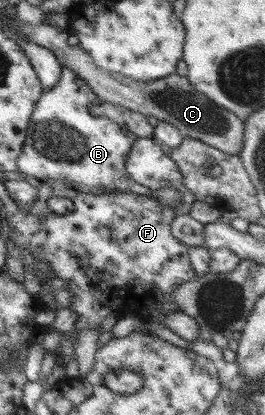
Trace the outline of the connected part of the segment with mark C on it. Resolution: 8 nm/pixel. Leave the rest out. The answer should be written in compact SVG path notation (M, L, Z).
M16 19L16 27L17 30L21 30L23 36L27 36L32 42L49 48L61 62L61 65L72 69L78 77L86 80L86 83L92 87L92 91L105 103L121 105L132 111L140 112L144 116L153 116L158 121L174 126L182 138L194 138L194 140L231 155L237 155L240 152L242 142L244 142L242 141L243 122L238 120L232 112L216 106L204 94L194 90L188 84L188 79L185 76L173 73L164 76L164 78L136 82L128 76L106 72L106 70L98 68L90 53L86 52L82 45L72 46L69 43L70 32L68 30L48 26L44 23L26 24L20 19Z

